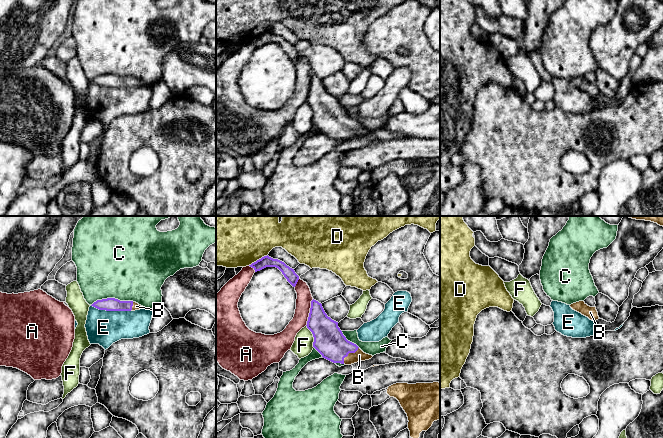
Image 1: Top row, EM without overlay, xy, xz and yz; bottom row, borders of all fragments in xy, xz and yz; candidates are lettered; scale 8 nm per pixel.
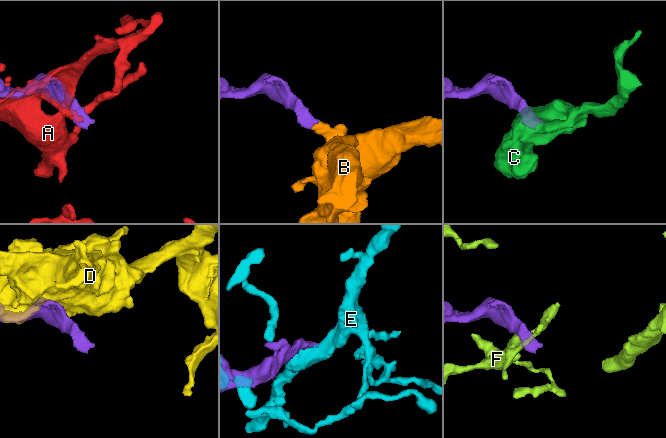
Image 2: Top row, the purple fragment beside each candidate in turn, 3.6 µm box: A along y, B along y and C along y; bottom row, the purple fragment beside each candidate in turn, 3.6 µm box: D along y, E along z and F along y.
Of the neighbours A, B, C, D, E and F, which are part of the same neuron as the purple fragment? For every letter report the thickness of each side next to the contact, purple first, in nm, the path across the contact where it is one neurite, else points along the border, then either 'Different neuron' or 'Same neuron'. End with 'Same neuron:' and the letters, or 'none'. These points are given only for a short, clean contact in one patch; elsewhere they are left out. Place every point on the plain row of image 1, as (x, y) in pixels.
A: Thickness 240 nm (purple) against 130 nm. Different neuron
B: Thickness 240 nm (purple) against 90 nm. Path across: xz (329, 117), (337, 125), (349, 128), (359, 131). Same neuron
C: Thickness 110 nm (purple) against 500 nm. Different neuron
D: Thickness 90 nm (purple) against 360 nm. Different neuron
E: Thickness 110 nm (purple) against 280 nm. Different neuron
F: Thickness 240 nm (purple) against 160 nm. Boundary: xz (306, 101), (312, 110), (314, 123). Different neuron
Same neuron: B

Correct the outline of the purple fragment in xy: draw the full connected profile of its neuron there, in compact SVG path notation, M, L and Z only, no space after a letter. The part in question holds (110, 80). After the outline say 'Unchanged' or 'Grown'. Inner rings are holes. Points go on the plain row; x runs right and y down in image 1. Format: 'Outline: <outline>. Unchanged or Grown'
Outline: M107 74L97 76L91 82L106 87L135 87L140 85L147 85L133 77L120 77L115 74Z. Grown

